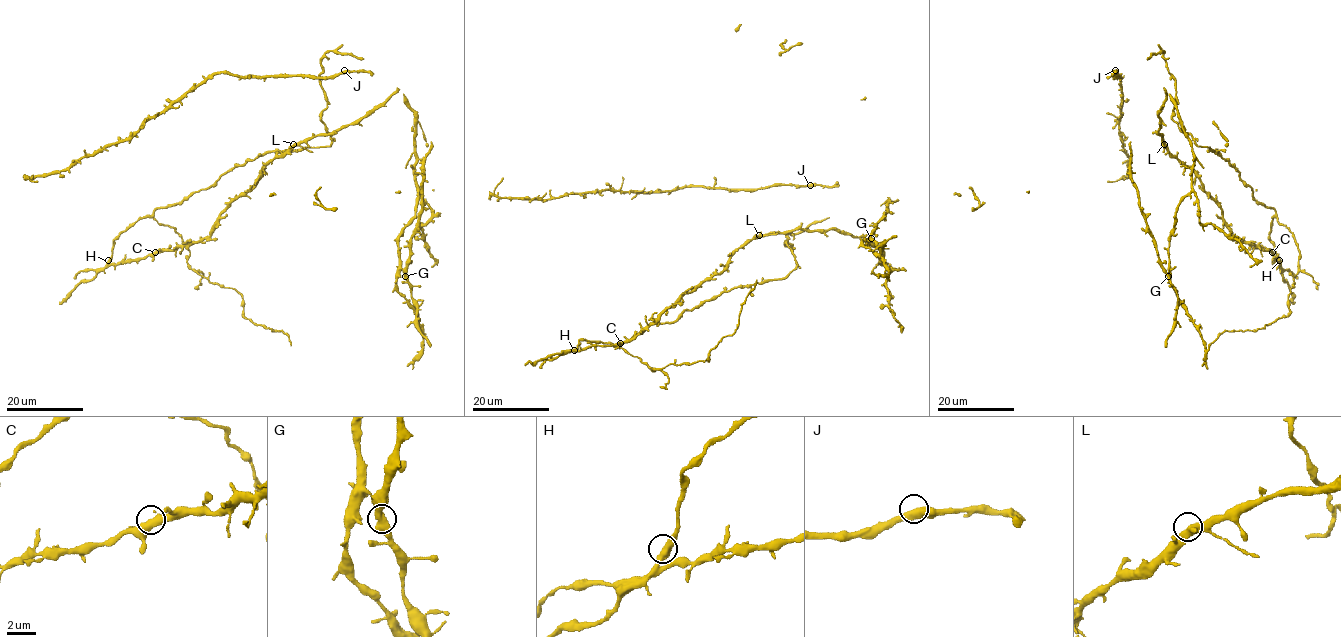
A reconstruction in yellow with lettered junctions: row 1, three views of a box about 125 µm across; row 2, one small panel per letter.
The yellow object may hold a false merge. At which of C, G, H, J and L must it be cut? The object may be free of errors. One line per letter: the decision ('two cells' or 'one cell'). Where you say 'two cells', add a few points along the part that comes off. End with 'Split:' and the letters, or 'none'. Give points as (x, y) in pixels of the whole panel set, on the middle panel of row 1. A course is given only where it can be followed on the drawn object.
C: one cell
G: one cell
H: one cell
J: one cell
L: one cell
Split: none

